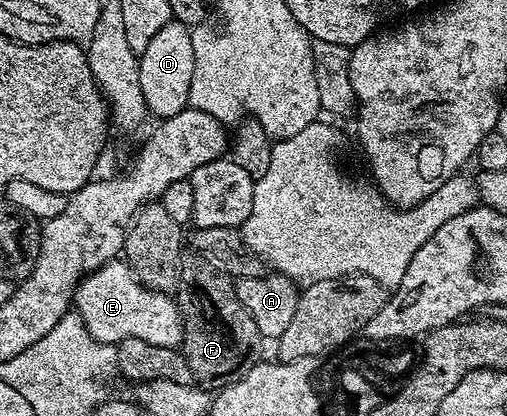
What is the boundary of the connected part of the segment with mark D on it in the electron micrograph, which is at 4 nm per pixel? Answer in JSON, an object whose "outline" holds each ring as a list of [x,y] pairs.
{"outline":[[[171,20],[164,25],[163,29],[154,36],[144,51],[138,56],[139,65],[139,87],[142,88],[143,99],[146,110],[153,112],[160,120],[177,115],[179,111],[188,108],[191,80],[194,74],[194,45],[190,28],[178,21]]]}

